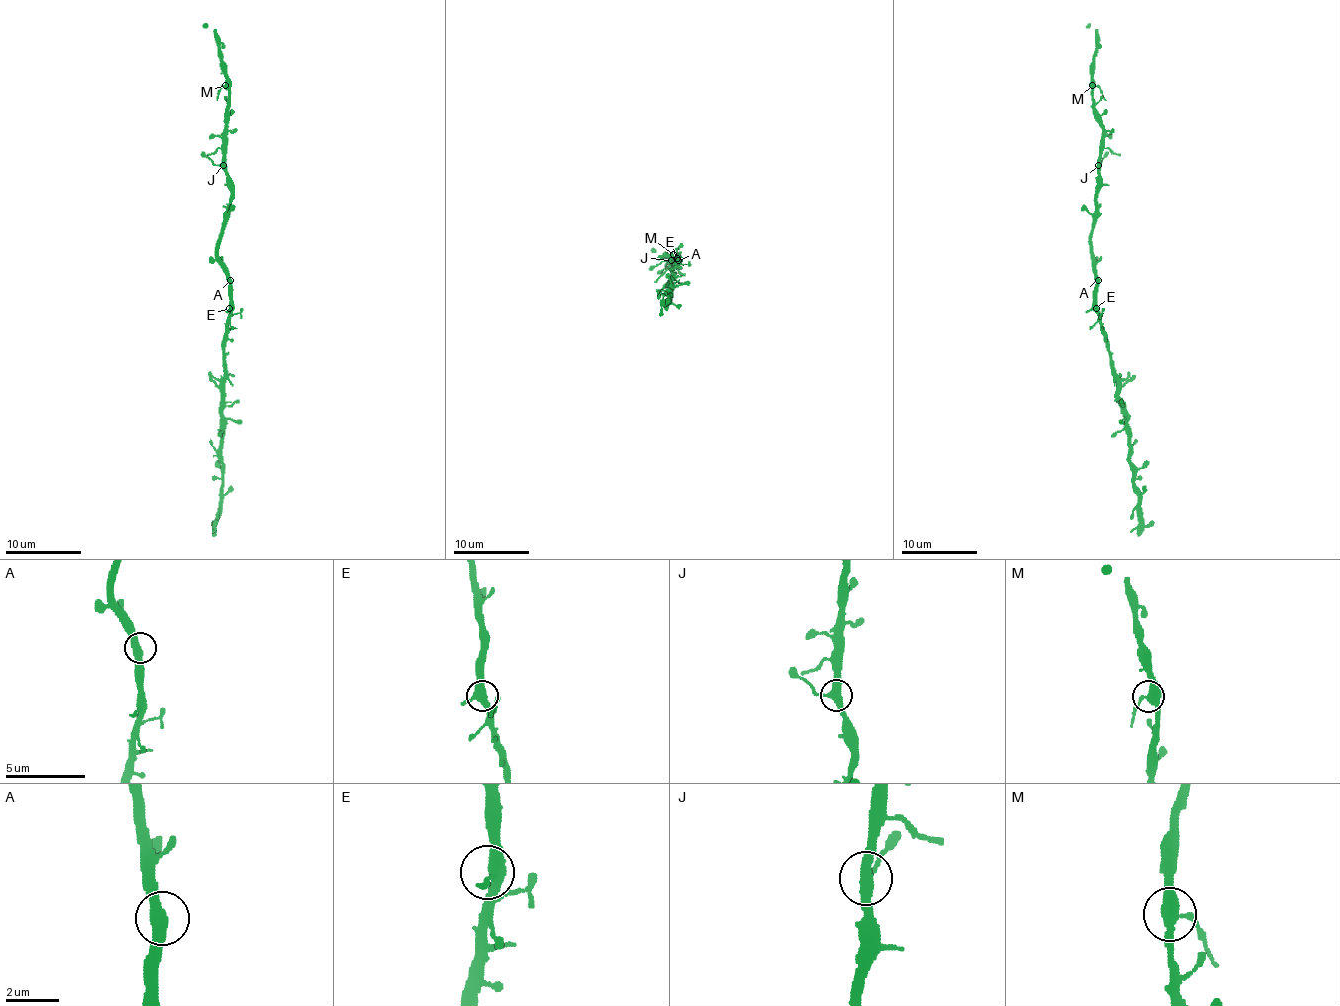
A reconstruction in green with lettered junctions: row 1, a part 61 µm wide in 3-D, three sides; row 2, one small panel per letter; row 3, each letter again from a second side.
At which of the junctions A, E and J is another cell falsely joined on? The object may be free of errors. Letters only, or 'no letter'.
no letter

